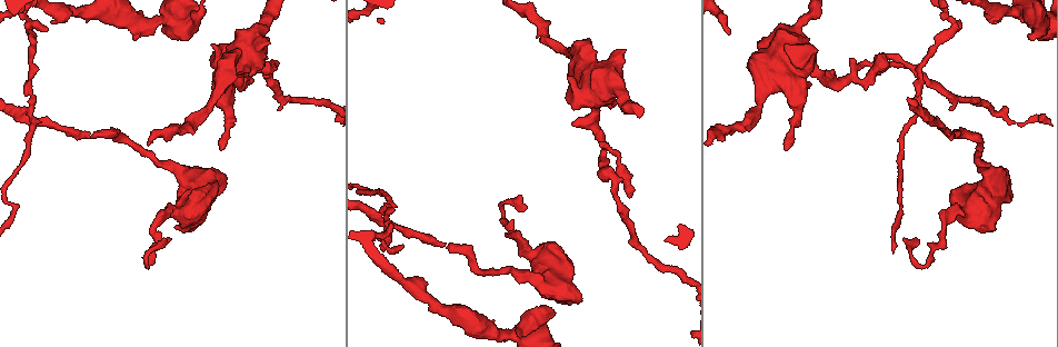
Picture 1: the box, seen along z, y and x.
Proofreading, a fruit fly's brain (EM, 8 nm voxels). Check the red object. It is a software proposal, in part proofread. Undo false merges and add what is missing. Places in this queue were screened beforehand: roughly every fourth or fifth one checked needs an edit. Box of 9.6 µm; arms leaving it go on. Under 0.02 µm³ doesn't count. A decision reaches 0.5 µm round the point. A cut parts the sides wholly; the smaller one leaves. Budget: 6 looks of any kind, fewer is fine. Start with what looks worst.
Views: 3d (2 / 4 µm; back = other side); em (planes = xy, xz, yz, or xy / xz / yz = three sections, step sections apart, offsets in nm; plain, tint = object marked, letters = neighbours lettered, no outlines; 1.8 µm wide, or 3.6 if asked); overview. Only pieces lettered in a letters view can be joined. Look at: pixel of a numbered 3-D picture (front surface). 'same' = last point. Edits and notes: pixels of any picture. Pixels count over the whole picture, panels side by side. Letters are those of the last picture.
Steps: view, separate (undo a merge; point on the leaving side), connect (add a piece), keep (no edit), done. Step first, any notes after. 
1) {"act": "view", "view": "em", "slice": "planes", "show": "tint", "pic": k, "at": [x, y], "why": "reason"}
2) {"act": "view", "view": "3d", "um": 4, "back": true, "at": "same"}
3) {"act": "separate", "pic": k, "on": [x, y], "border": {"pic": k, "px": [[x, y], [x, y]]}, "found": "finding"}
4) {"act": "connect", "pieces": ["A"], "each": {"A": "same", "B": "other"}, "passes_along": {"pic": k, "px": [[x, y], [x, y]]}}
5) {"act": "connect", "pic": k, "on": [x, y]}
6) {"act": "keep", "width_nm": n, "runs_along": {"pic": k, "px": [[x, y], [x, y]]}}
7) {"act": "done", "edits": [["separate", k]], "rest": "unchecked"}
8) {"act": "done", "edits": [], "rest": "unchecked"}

{"act": "view", "view": "em", "slice": "xy", "step": 16, "show": "tint", "pic": 1, "at": [380, 214], "why": "four arms meet"}

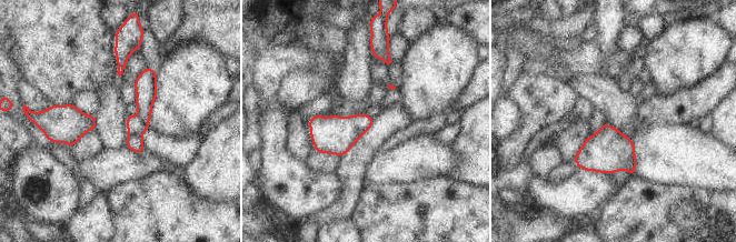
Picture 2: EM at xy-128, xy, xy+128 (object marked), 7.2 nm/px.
{"act": "view", "view": "em", "slice": "planes", "show": "tint", "at": "same"}

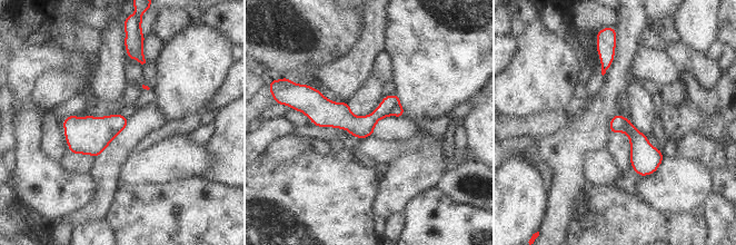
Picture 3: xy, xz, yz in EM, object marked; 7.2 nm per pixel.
{"act": "view", "view": "em", "slice": "planes", "show": "letters", "at": "same", "why": "see the neighbours"}

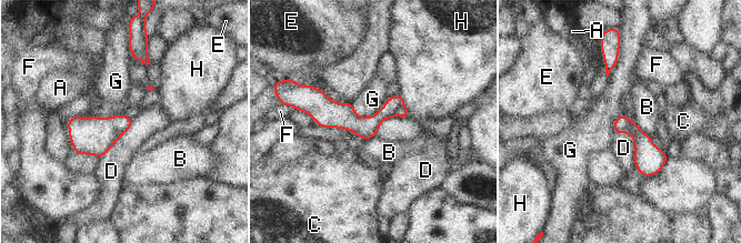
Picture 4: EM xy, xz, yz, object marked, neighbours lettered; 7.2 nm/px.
{"act": "separate", "pic": 4, "on": [369, 125], "each": {"A": "other", "B": "other", "C": "other", "D": "other", "E": "other", "F": "other", "G": "other", "H": "other"}, "part_leaving": {"pic": 4, "px": [[401, 101], [373, 122], [309, 107]]}, "found": "a second neuron is stuck on"}

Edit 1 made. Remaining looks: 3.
{"act": "view", "view": "em", "slice": "xz", "step": 8, "show": "tint", "pic": 1, "at": [365, 14], "why": "sudden change in width"}

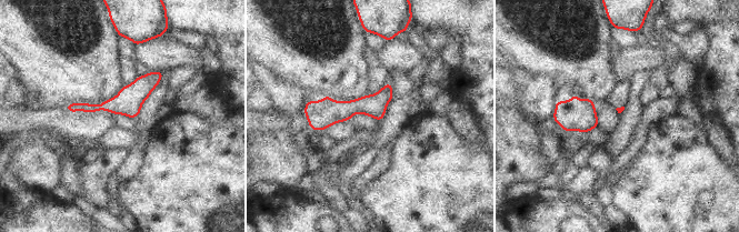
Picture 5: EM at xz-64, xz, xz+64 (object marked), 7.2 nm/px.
{"act": "view", "view": "em", "slice": "planes", "show": "letters", "at": "same"}

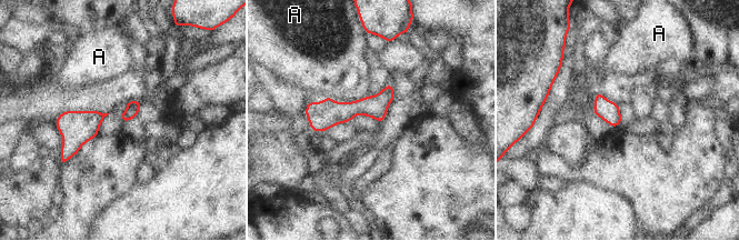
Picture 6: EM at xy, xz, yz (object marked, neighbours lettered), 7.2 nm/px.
{"act": "keep", "width_nm": 100, "each": {"A": "other"}, "runs_along": {"pic": 6, "px": [[390, 88], [372, 107], [308, 111]]}, "found": "all the same neuron"}

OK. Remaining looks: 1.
{"act": "done", "edits": [["separate", 4]], "rest": "unchecked"}

